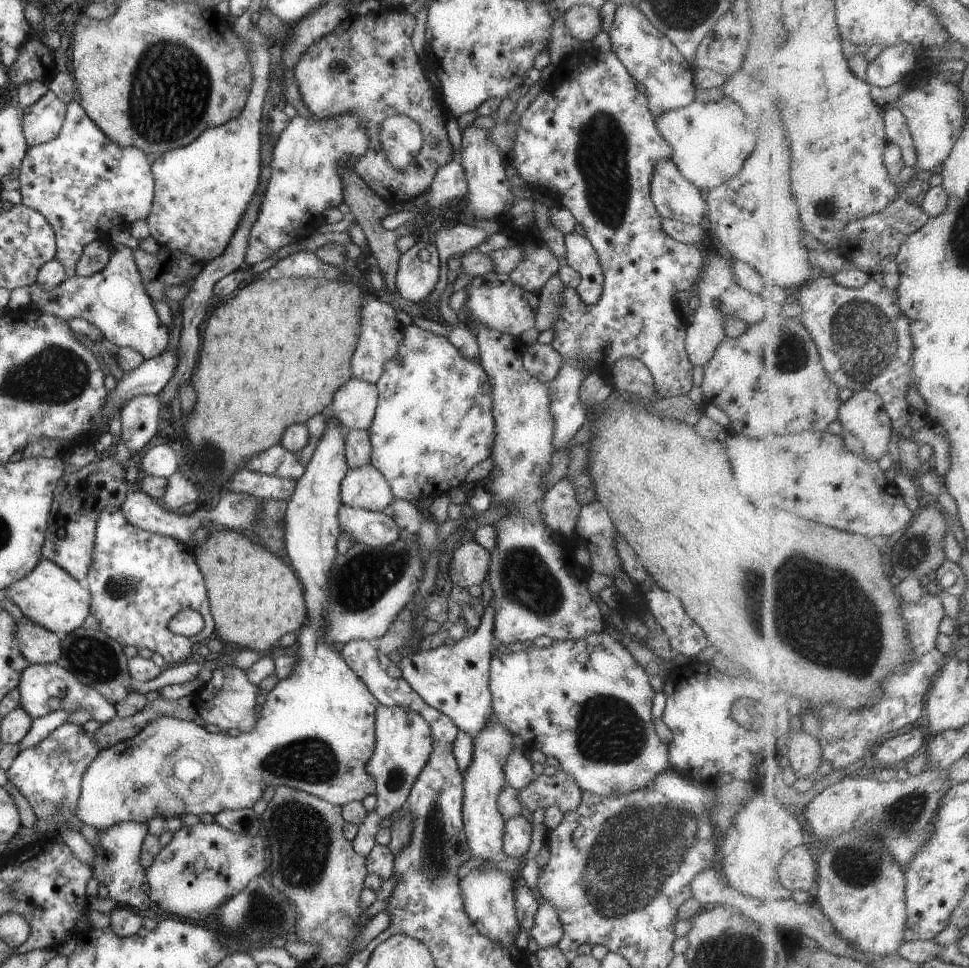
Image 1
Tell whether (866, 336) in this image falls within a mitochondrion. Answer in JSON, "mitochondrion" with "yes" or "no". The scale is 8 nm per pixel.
{"mitochondrion":"yes"}

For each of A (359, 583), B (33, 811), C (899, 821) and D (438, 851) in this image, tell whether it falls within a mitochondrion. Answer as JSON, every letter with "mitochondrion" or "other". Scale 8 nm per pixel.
{"A":"mitochondrion","B":"other","C":"mitochondrion","D":"mitochondrion"}

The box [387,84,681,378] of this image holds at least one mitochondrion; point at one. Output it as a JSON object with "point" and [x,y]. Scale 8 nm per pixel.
{"point":[601,156]}

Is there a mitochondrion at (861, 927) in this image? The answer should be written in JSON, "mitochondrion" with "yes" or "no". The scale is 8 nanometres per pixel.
{"mitochondrion":"no"}

